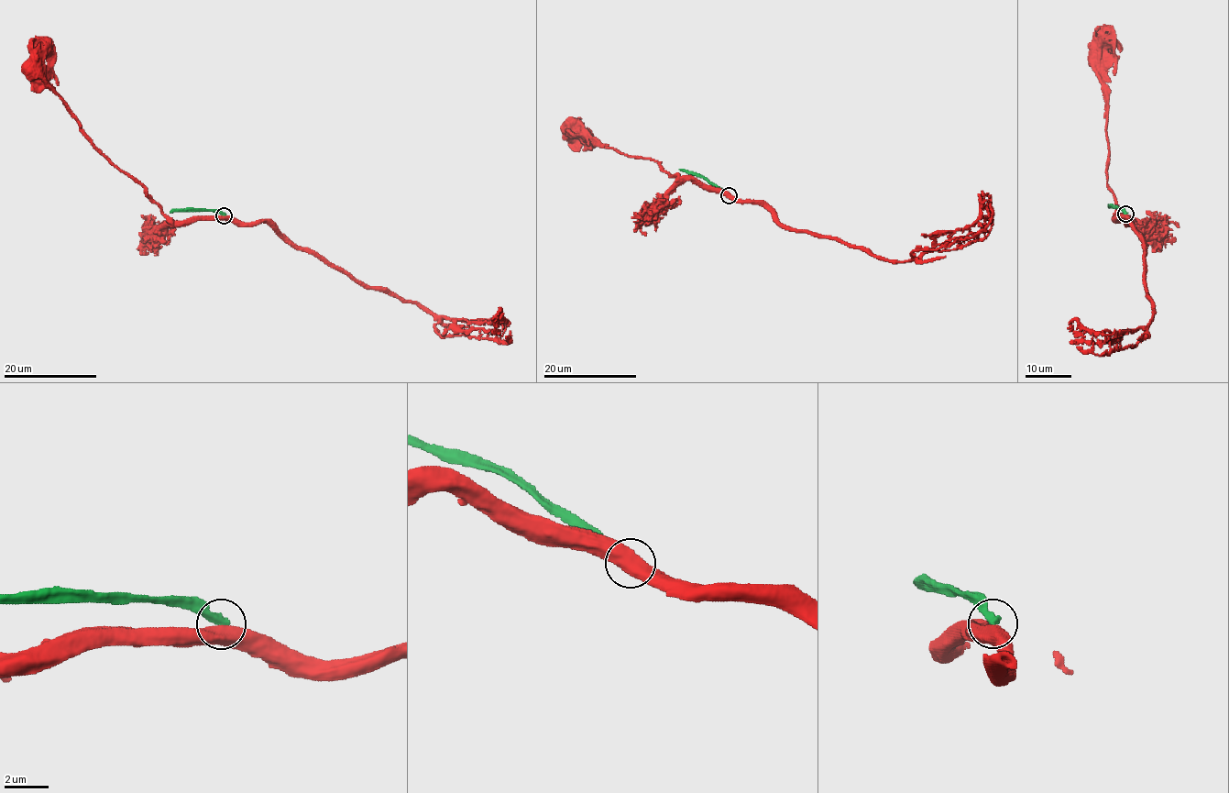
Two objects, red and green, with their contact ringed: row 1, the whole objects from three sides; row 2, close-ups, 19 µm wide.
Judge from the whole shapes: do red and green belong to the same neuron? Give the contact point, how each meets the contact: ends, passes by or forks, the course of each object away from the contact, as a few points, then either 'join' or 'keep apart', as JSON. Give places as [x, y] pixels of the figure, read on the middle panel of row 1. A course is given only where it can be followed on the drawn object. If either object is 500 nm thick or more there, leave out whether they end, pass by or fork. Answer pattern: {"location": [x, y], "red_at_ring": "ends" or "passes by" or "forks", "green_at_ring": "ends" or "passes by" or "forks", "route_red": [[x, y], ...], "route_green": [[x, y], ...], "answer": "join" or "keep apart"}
{"location": [729, 195], "route_red": [[729, 195], [670, 175], [659, 162], [596, 146], [572, 126]], "route_green": [[729, 195], [704, 179], [679, 169]], "answer": "keep apart"}

